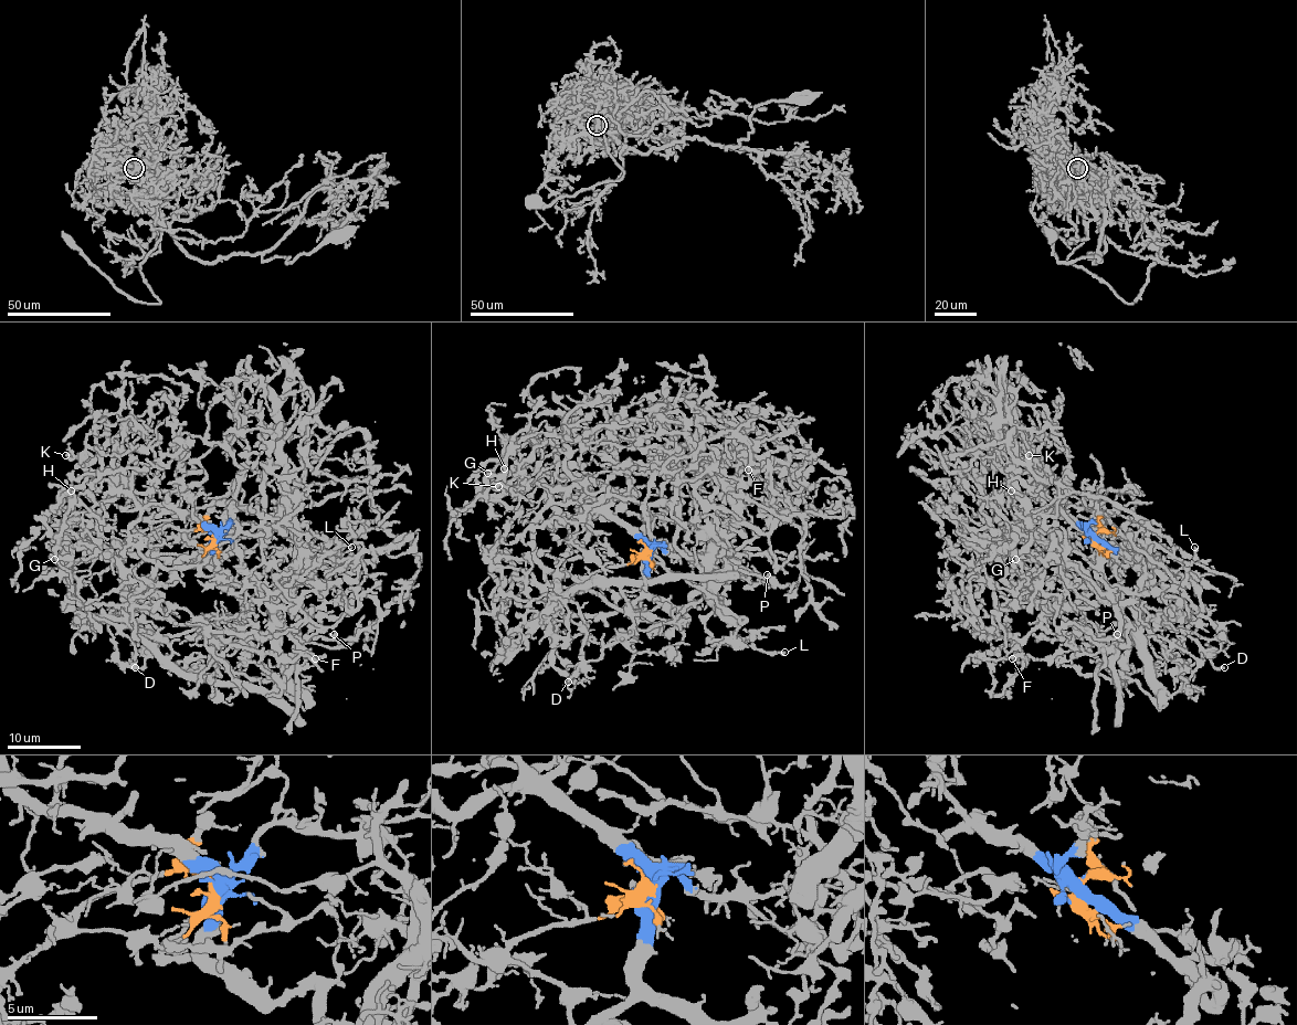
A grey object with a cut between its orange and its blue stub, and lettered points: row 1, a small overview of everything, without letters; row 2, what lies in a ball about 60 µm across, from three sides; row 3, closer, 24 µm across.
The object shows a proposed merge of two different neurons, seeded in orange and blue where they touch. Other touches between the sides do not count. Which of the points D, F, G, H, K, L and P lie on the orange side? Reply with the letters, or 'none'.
D

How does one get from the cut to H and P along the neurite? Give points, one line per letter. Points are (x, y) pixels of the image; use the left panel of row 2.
H: (215, 537), (172, 509), (145, 505), (113, 465), (109, 442), (85, 468), (85, 479), (61, 493), (71, 490)
P: (215, 537), (211, 562), (239, 581), (255, 578), (255, 591), (293, 633), (331, 648), (337, 644), (334, 633)

